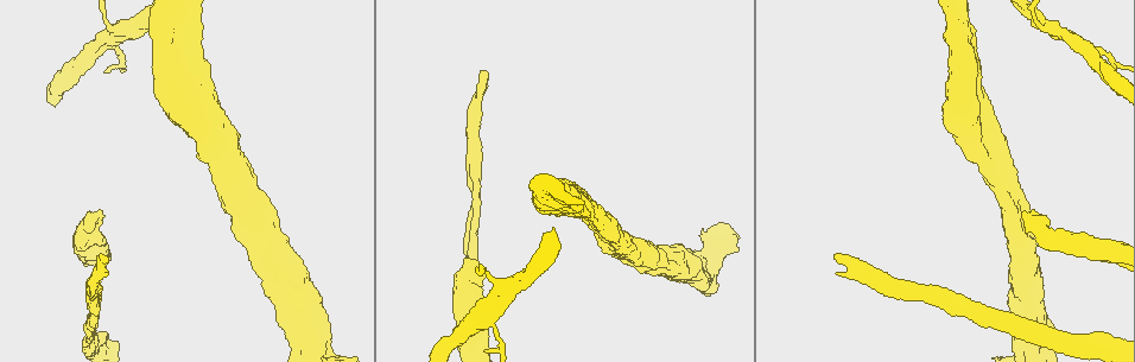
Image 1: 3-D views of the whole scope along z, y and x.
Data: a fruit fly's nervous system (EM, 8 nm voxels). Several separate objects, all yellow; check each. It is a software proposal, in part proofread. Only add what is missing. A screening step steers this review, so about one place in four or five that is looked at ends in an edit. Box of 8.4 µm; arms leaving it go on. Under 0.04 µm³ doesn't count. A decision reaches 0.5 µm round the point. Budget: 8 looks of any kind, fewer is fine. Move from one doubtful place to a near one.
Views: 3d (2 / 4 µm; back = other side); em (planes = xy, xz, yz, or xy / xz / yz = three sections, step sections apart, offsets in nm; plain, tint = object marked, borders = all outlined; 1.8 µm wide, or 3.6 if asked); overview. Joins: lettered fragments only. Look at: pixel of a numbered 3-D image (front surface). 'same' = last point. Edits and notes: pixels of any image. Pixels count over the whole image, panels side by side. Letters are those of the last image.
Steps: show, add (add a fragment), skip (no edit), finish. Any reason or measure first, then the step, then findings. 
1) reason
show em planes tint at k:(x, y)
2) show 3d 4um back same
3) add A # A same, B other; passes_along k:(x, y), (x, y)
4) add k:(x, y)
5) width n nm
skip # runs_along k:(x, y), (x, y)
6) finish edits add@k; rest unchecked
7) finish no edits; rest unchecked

an open end
show em xz step 4 plain at 1:(833, 255)

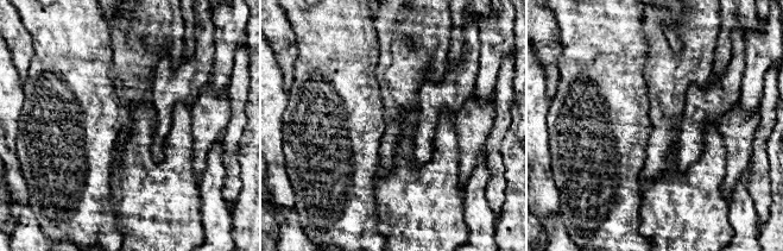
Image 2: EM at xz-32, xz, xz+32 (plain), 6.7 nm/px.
see the neighbours
show em xz step 4 borders same

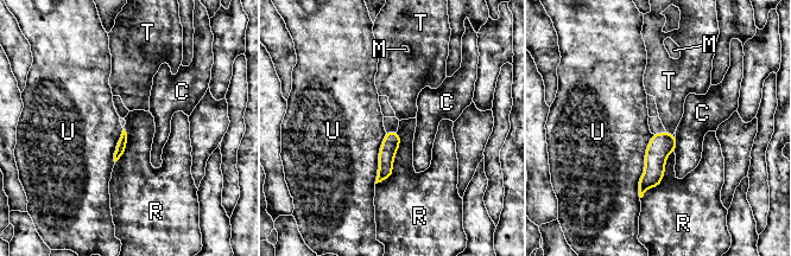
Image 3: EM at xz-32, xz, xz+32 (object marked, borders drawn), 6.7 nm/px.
add T # C other, M other, R other, T same, U other; the neuron continues

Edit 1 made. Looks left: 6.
stops while still wide
show em planes borders at 1:(1031, 212)

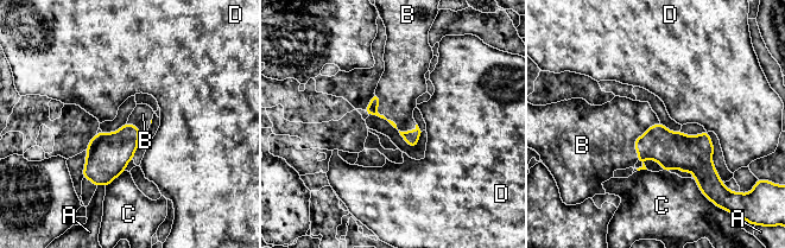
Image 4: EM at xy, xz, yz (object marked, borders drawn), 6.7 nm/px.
add B # A other, B same, C other, D other; passes_along 4:(371, 109), (388, 120), (399, 87); the neuron continues

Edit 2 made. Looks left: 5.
closes a loop
show 3d 2um at 1:(102, 334)

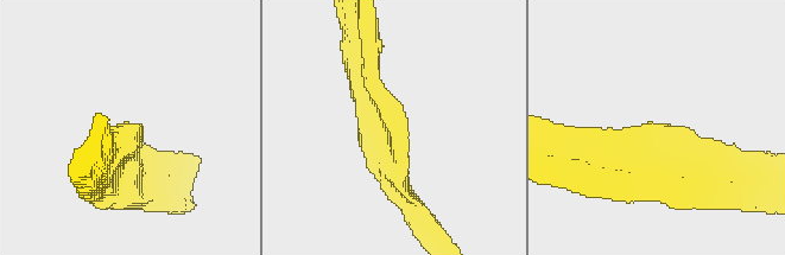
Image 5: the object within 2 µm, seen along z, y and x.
now the EM
show em planes tint at 5:(402, 157)

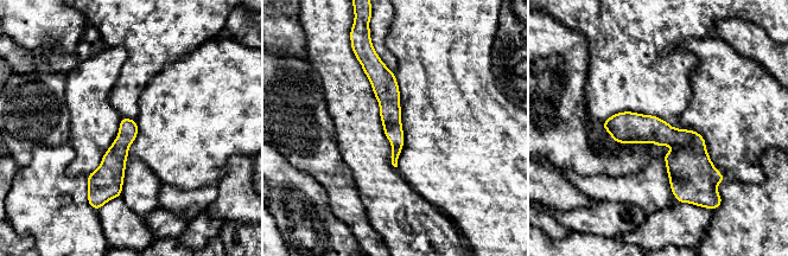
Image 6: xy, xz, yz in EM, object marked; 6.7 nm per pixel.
see the neighbours
show em planes borders same

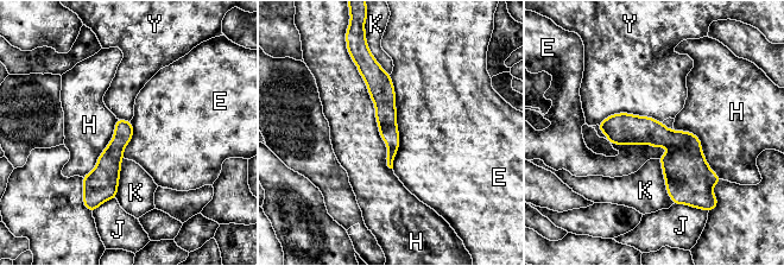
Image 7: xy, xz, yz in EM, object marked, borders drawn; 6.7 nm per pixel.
longest_contact H 800 nm
skip # E other, H other, J other, K other, Y other; none of them fits

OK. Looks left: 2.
finish edits add@3, add@4; rest unchecked

